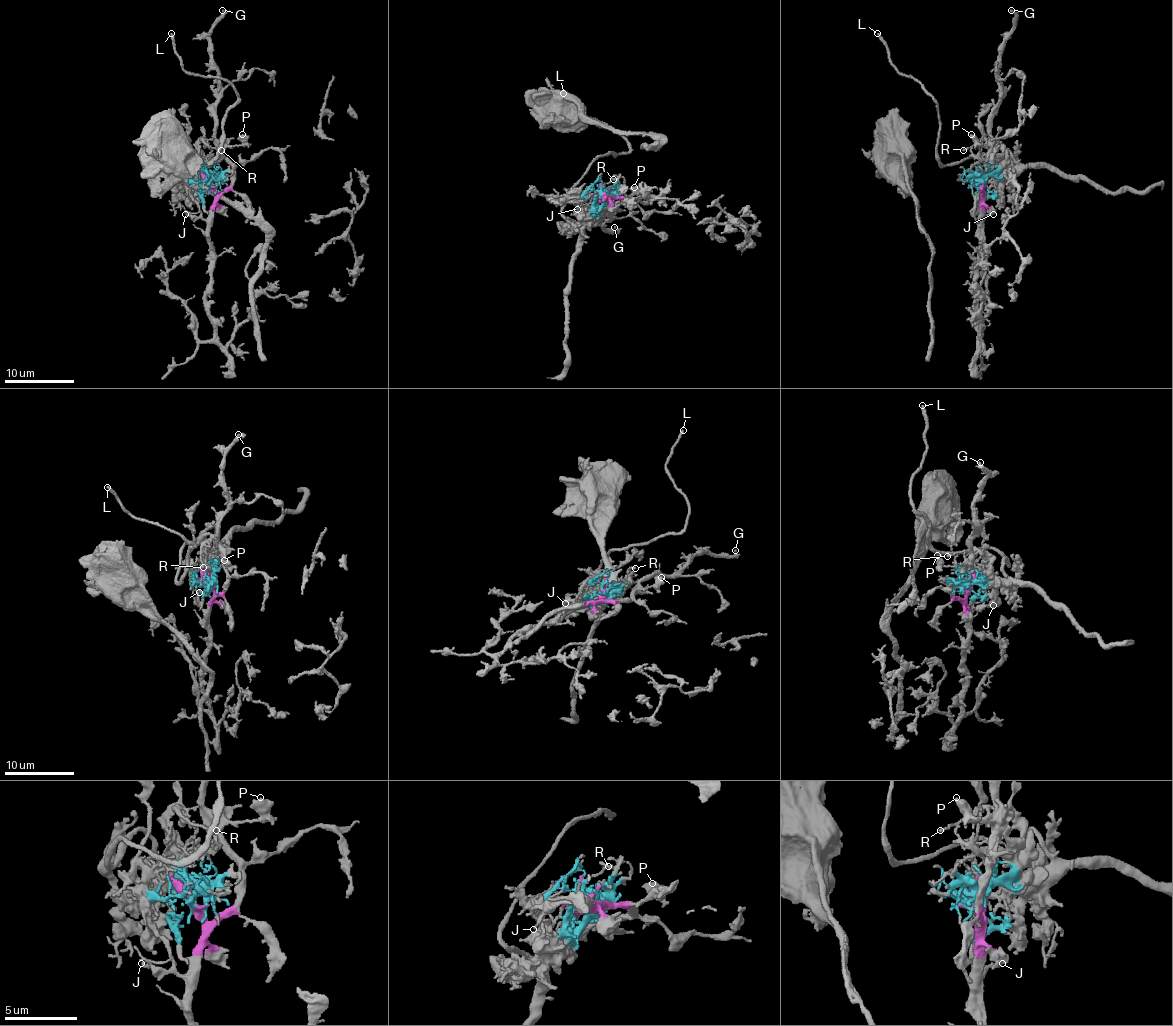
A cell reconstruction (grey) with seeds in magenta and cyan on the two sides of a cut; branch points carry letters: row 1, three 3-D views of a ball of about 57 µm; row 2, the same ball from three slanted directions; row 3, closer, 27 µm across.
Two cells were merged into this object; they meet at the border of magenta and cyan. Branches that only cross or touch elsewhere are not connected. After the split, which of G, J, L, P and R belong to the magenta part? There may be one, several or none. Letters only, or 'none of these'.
G, J, P

